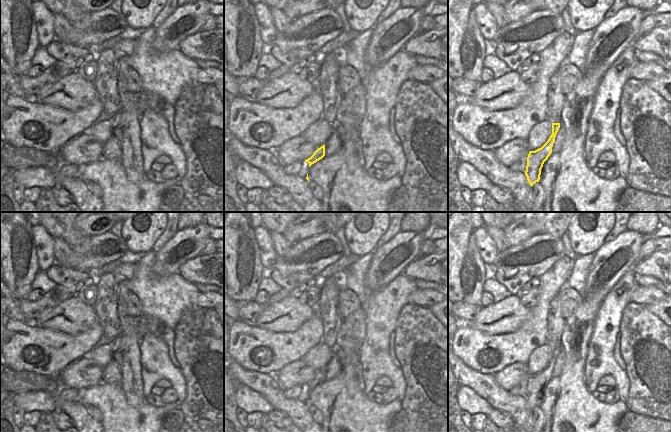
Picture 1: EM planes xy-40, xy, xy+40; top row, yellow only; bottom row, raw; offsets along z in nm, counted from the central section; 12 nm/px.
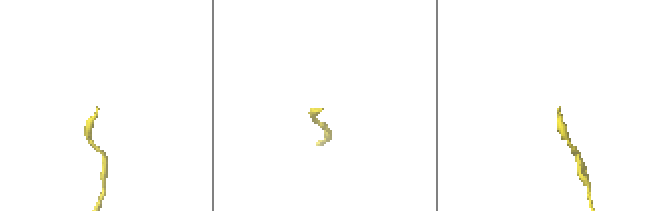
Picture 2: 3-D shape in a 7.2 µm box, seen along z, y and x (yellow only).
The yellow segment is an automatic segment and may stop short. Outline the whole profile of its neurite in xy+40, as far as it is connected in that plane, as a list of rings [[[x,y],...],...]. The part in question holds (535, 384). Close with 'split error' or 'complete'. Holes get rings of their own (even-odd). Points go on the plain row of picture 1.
[[[557,297],[551,301],[547,320],[547,343],[552,347],[552,358],[541,372],[535,375],[530,375],[528,378],[525,399],[530,410],[533,410],[536,406],[539,406],[541,393],[544,386],[552,377],[552,371],[555,366],[556,358],[562,348],[560,342],[561,336],[564,332],[565,318],[561,314],[560,304]]]; split error

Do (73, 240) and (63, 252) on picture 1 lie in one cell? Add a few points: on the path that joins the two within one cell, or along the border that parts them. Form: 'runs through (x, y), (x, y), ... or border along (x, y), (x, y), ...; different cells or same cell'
border along (53, 237), (59, 237), (72, 249); different cells

